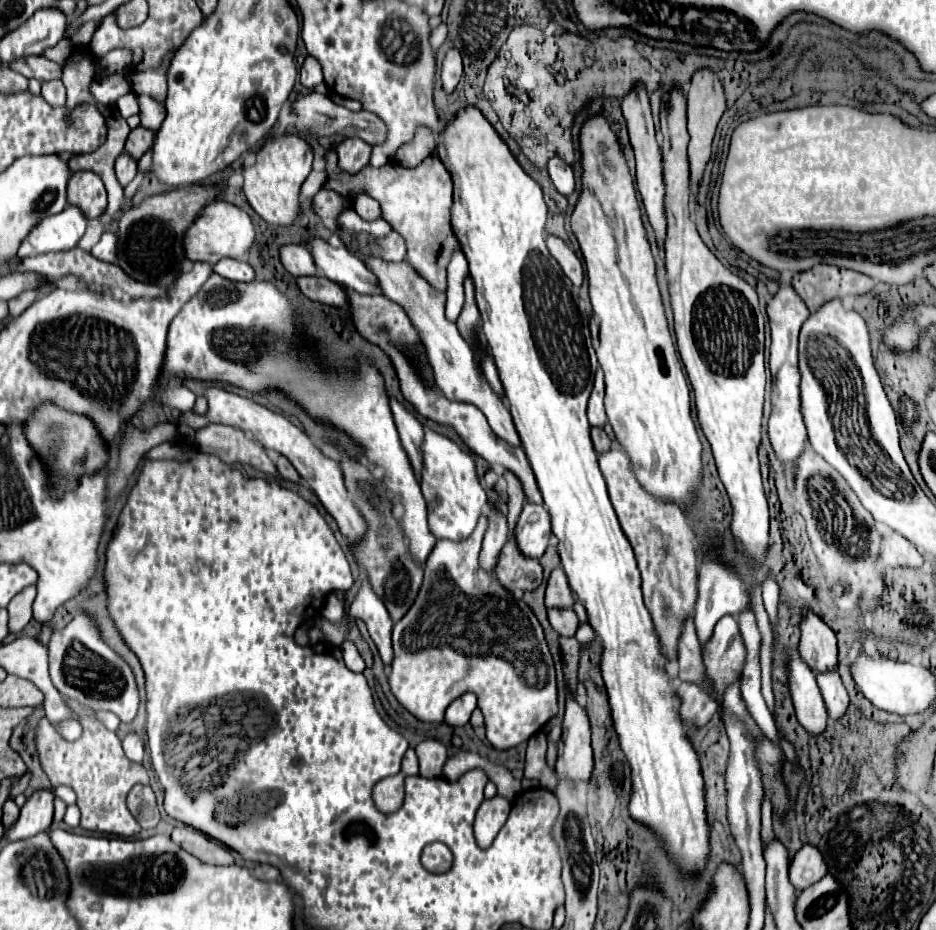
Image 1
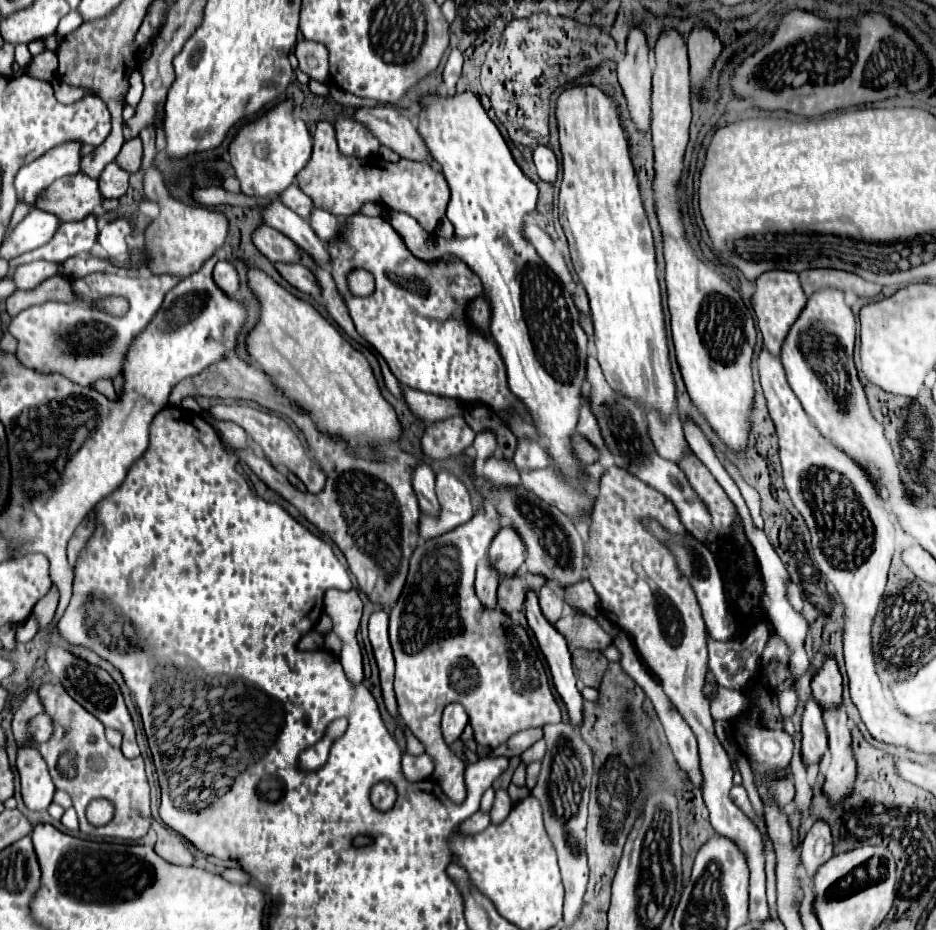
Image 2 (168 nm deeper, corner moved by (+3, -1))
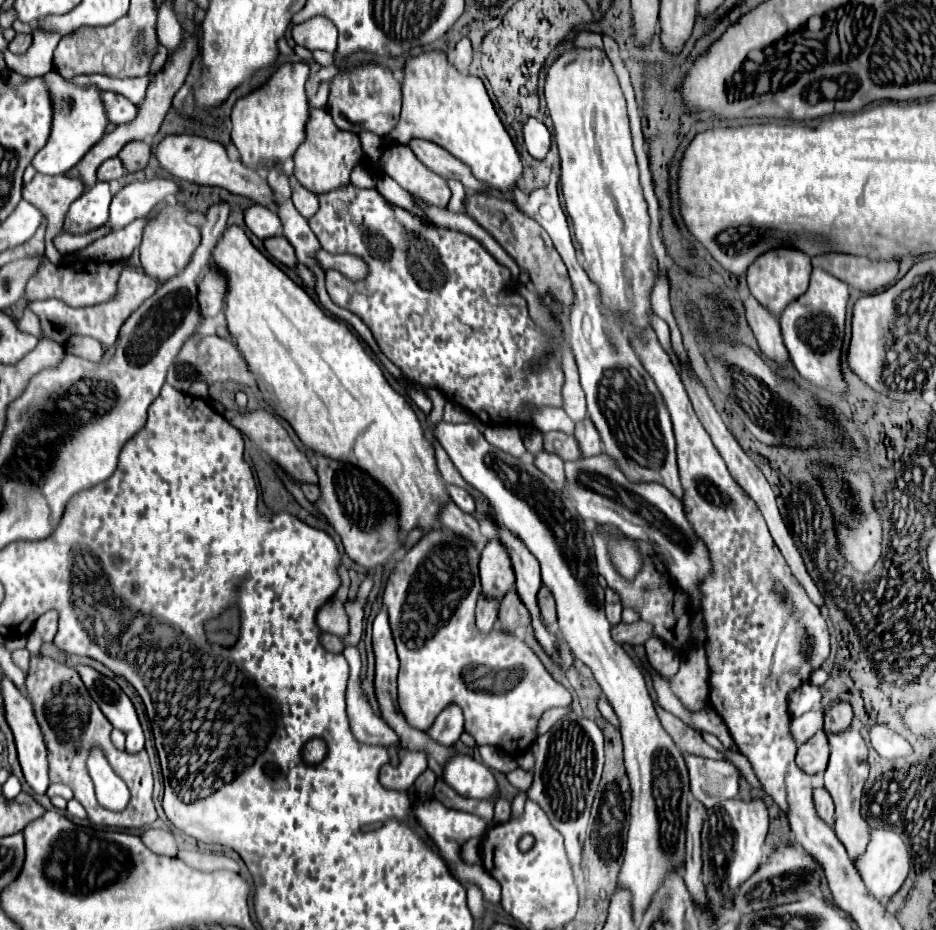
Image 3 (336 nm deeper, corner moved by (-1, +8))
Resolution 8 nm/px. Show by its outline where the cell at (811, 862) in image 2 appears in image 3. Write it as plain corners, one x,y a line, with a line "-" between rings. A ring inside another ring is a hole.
824,788
814,790
814,806
816,806
818,818
824,820
828,826
832,826
832,822
834,822
834,802

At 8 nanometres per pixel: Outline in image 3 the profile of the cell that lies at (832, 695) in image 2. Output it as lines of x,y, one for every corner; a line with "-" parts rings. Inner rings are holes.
836,700
824,714
824,730
828,734
842,732
852,724
852,706
846,700

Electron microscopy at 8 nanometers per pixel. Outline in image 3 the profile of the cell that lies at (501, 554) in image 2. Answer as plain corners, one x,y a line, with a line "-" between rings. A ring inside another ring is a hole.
492,538
480,558
480,580
482,580
482,594
496,596
498,600
514,588
514,568
508,556
508,550
498,538

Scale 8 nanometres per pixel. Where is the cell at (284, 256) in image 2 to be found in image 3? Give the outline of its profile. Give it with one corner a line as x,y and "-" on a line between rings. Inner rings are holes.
254,204
244,212
244,220
248,230
256,234
260,240
282,236
282,222
278,214
270,208
260,208
258,204

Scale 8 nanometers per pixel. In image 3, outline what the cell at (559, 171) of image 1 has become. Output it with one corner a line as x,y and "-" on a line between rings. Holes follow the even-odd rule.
532,118
524,124
524,142
526,142
526,150
536,160
544,160
546,154
550,152
550,132
536,118

